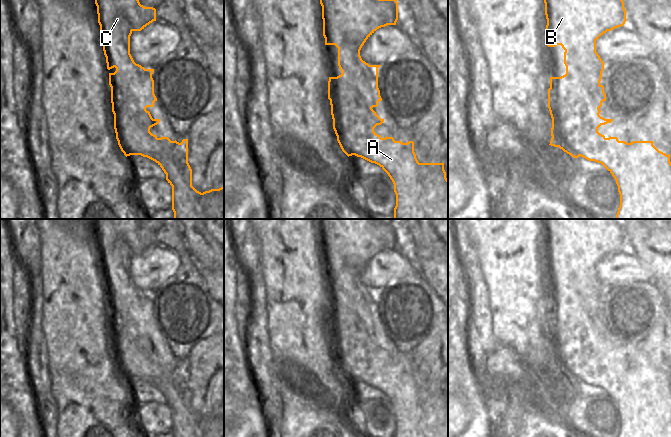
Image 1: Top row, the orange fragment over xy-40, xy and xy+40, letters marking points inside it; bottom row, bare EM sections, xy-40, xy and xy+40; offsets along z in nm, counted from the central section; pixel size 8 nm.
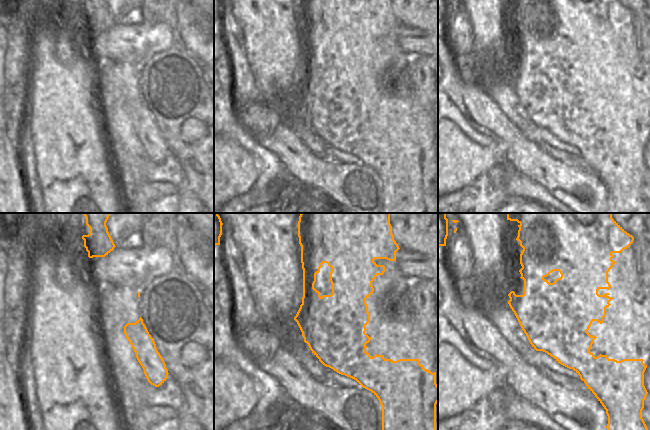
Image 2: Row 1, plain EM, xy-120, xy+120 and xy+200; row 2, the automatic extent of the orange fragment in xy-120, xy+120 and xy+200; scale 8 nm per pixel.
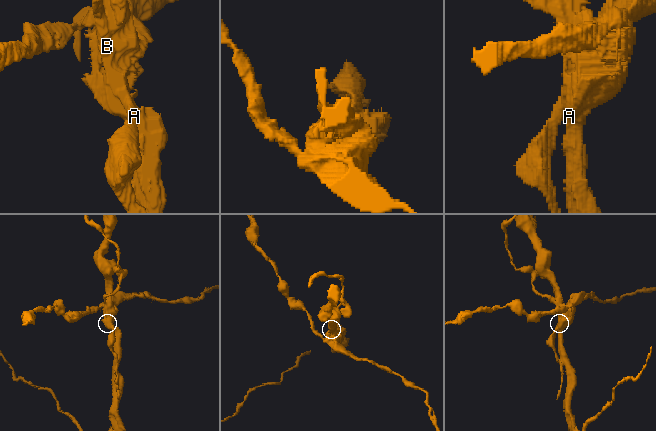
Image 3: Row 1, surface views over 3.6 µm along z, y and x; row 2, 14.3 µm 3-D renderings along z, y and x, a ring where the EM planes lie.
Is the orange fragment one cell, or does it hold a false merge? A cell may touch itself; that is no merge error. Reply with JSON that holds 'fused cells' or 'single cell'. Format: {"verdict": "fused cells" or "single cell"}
{"verdict": "fused cells"}

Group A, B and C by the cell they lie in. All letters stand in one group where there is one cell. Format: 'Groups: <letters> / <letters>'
Groups: A B / C

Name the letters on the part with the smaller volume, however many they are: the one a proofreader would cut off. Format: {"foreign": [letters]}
{"foreign": ["C"]}

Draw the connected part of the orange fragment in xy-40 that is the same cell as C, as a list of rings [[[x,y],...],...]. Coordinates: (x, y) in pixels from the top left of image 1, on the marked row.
[[[95,0],[95,4],[106,61],[116,62],[116,71],[109,75],[133,73],[136,63],[130,54],[130,22],[114,0]]]

